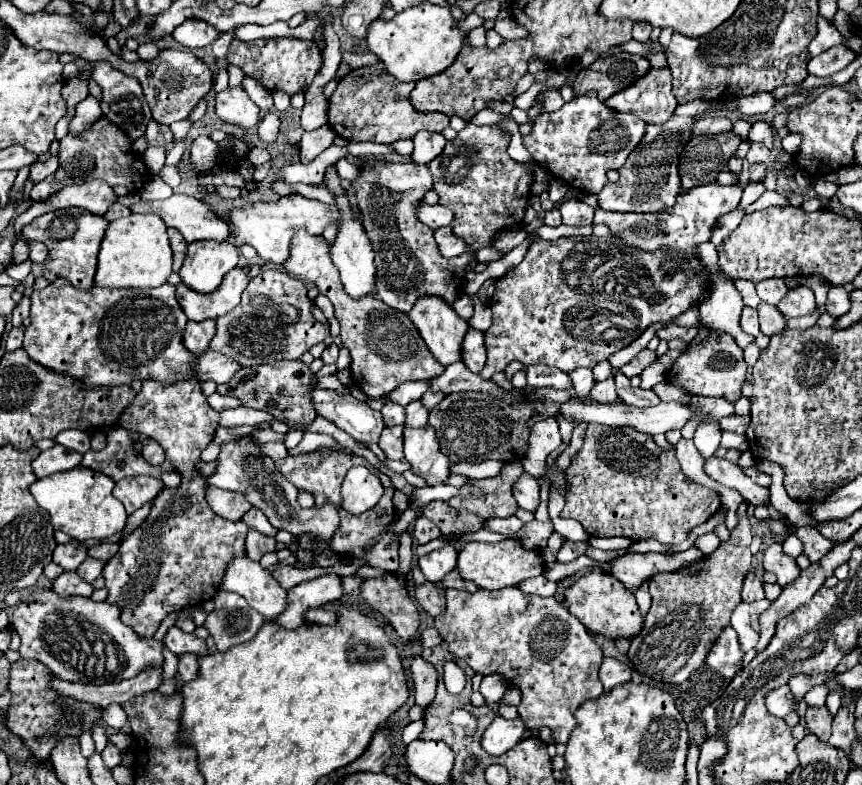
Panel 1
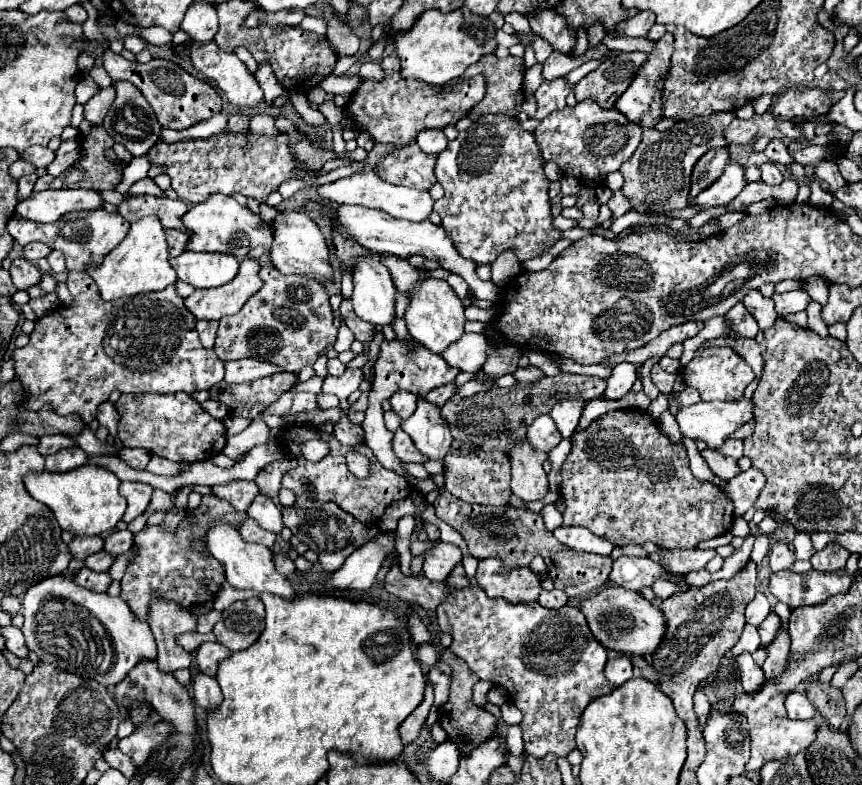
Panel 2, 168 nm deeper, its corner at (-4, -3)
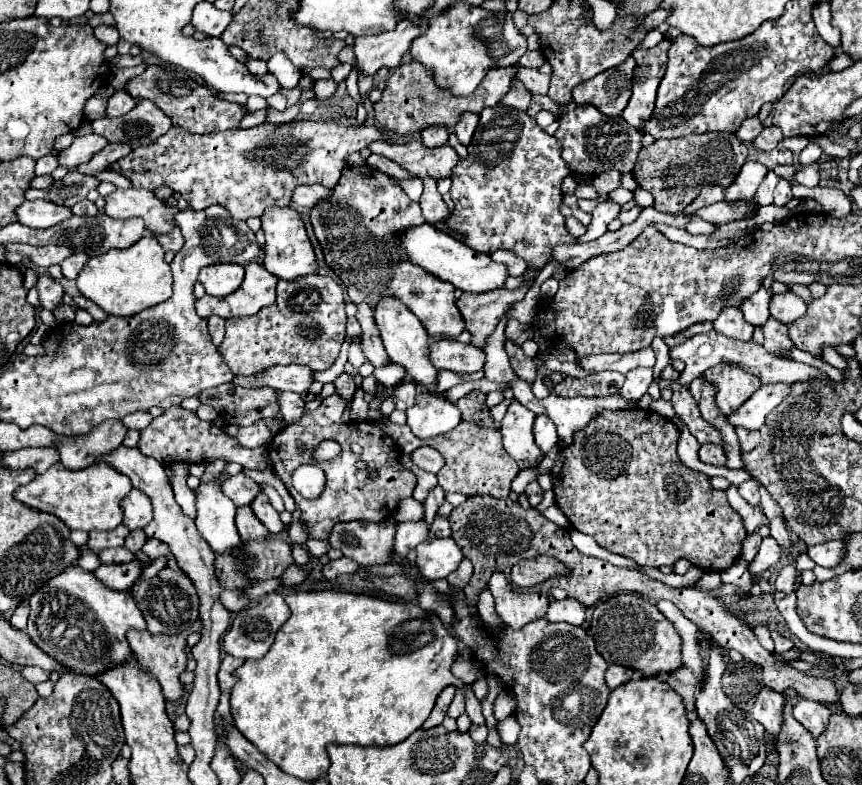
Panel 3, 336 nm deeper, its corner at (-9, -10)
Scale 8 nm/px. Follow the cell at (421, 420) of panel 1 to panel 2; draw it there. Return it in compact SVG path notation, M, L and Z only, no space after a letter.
M447 383L447 385L441 385L441 387L433 389L433 391L429 391L429 395L423 395L423 399L427 403L433 403L435 407L441 407L453 393L455 393L455 385Z

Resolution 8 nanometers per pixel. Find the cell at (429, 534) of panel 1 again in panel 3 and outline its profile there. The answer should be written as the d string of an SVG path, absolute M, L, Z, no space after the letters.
M436 514L432 528L430 528L430 536L432 538L446 538L450 536L450 524L448 524L448 516L440 516Z

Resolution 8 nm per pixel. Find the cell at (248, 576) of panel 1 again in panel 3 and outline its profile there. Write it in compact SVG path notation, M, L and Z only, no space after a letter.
M230 462L214 480L200 484L196 490L196 528L216 554L224 554L230 548L242 544L234 524L236 506L224 496L218 482L220 476L234 476L238 472L242 472L242 466Z

